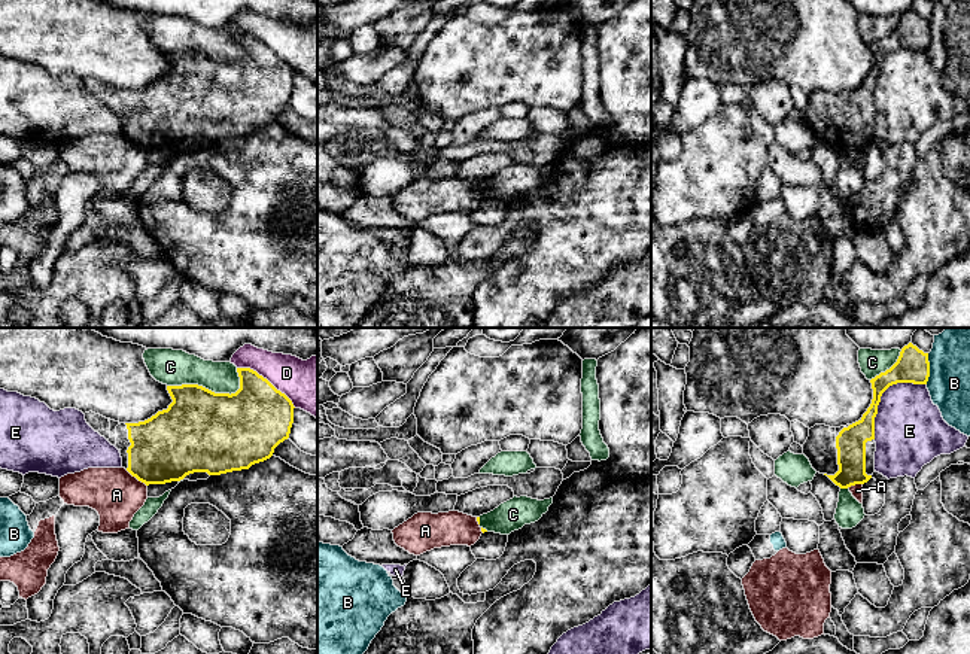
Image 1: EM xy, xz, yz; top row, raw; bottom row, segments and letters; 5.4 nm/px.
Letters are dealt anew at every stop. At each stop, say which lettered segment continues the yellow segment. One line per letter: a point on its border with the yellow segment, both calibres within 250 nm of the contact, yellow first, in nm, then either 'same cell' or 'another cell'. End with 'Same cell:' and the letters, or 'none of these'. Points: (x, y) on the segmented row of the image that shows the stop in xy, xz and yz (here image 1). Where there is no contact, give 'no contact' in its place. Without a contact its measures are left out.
A: xy (136, 477) | 360/280 nm | another cell
B: yz (929, 368) | 180/220 nm | another cell
C: xy (207, 389) | 440/190 nm | another cell
D: xy (265, 379) | 380/280 nm | another cell
E: yz (881, 395) | 180/380 nm | another cell
Same cell: none of these

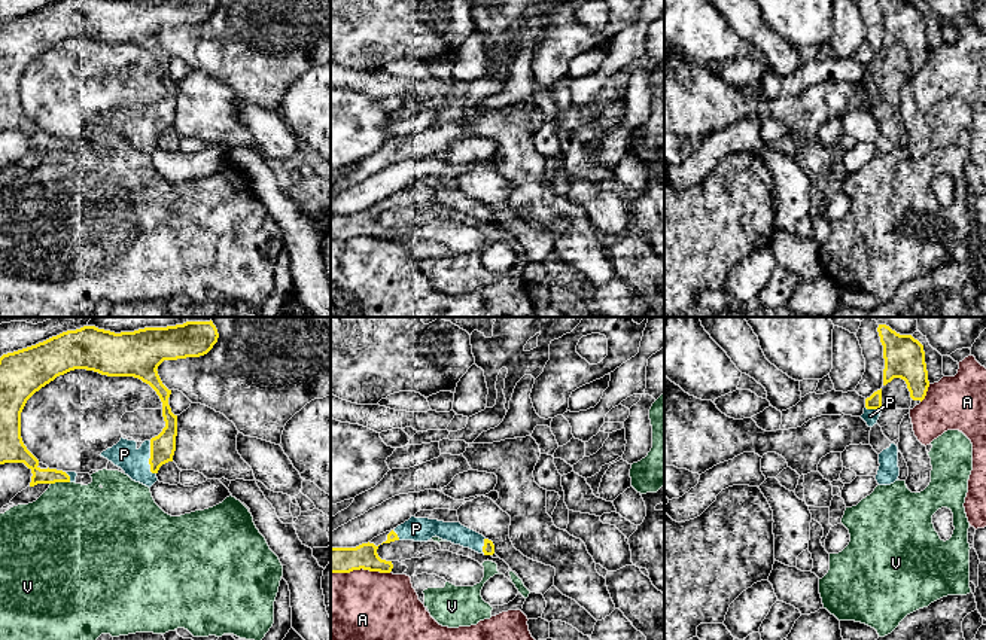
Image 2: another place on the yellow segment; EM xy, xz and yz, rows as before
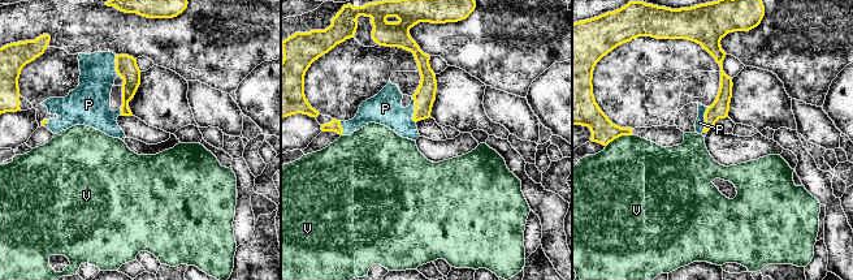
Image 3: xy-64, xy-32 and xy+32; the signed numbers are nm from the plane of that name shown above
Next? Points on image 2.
A: xz (359, 569) | 140/380 nm | another cell
P: xy (149, 459) | 140/150 nm | same cell
V: xy (60, 481) | 80/460 nm | another cell
Same cell: P

